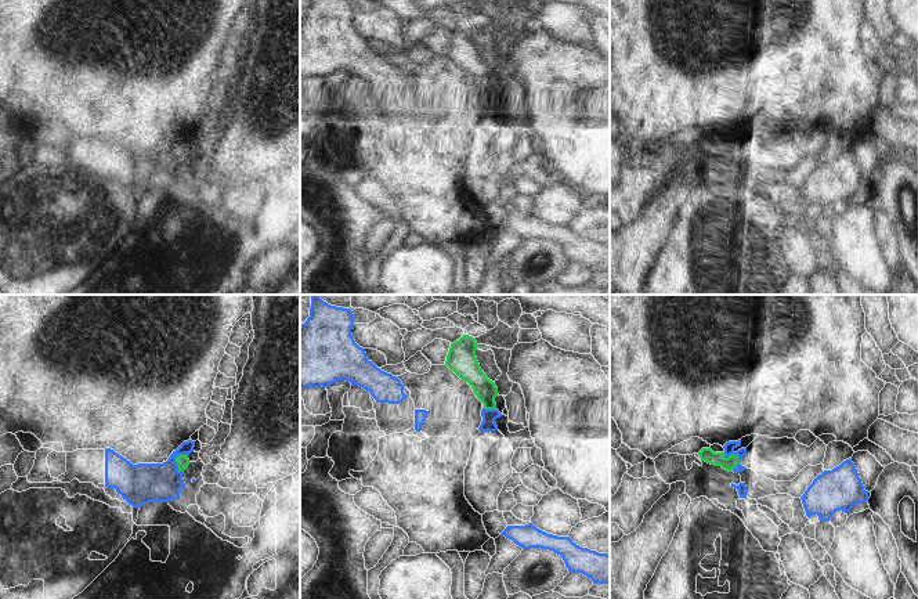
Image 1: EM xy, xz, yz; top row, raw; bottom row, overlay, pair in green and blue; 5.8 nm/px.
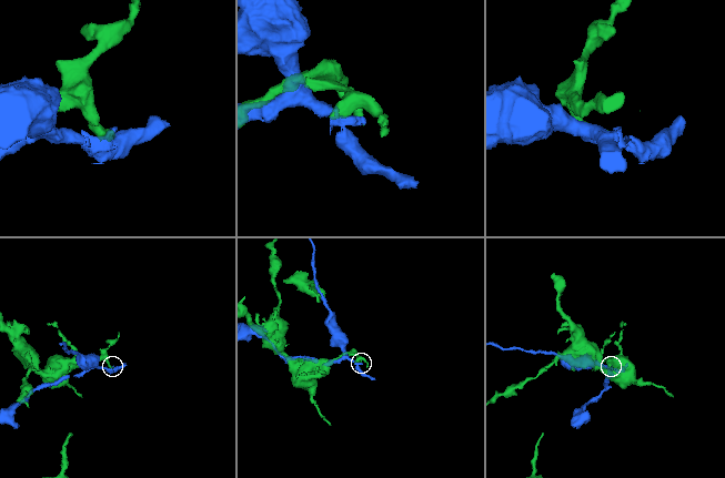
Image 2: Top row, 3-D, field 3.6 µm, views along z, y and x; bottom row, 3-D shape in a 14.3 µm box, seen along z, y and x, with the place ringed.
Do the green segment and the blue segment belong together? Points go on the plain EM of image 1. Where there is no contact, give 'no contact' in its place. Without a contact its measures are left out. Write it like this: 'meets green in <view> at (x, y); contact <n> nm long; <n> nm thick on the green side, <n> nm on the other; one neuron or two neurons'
meets green in yz at (736, 145); contact 120 nm long; 80 nm thick on the green side, 70 nm on the other; two neurons

